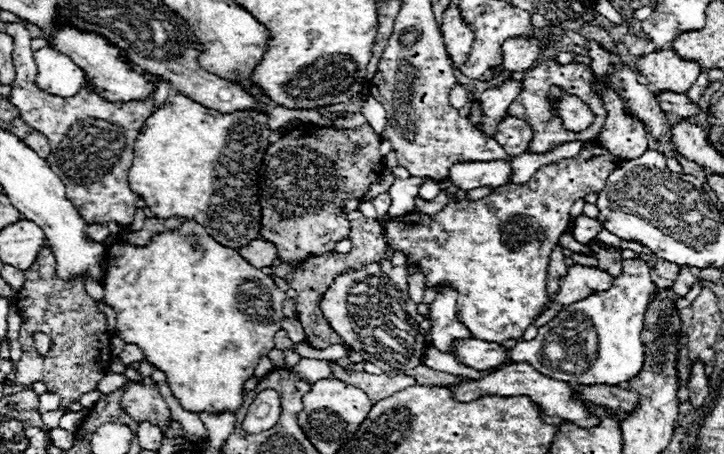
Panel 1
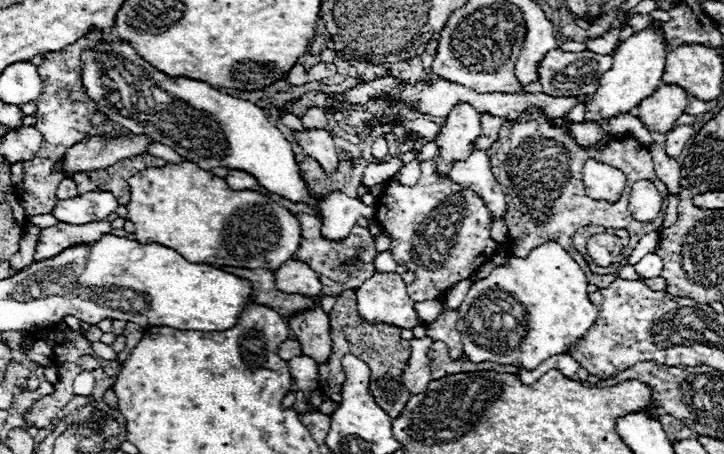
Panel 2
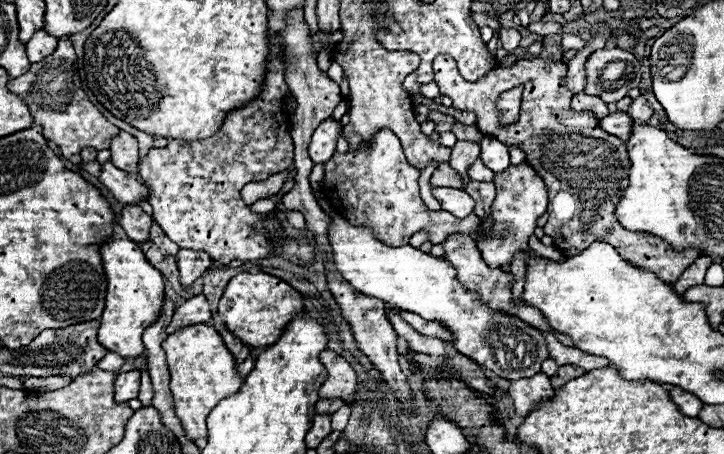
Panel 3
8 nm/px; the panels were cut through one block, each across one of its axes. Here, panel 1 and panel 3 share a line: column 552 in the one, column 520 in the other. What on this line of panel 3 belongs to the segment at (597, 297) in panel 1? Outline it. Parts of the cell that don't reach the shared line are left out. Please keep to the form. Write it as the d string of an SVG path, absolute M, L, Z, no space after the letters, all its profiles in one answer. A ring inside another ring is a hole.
M332 216L332 236L328 238L336 268L356 290L384 300L388 308L400 308L424 320L440 322L452 332L452 342L460 354L492 370L496 376L506 380L532 378L540 372L542 362L550 358L548 344L544 346L544 334L540 330L528 326L518 316L488 308L476 292L466 290L458 282L454 266L446 258L424 254L408 244L398 248L380 244L368 228L352 226L342 216Z

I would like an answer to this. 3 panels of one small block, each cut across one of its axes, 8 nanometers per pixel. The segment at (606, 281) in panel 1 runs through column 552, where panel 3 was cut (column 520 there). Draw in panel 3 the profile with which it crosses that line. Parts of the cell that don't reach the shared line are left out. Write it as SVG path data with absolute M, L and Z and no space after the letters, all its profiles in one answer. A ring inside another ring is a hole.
M452 234L452 236L448 236L448 238L442 242L442 246L444 246L444 258L450 260L452 266L458 270L458 280L460 280L460 284L464 284L468 290L476 292L476 294L484 300L484 304L488 304L490 308L504 310L504 312L508 312L508 314L520 316L524 322L532 324L534 328L540 328L542 332L552 332L552 334L554 334L564 346L574 346L570 336L564 336L564 334L560 334L560 332L556 332L556 330L550 328L548 320L544 318L544 314L542 314L538 308L526 306L526 304L522 304L522 300L520 300L518 304L512 300L512 284L514 284L514 276L512 276L510 272L500 270L500 268L490 268L490 266L484 262L482 254L478 252L478 248L476 248L476 240L474 240L472 236L468 236L468 234Z

